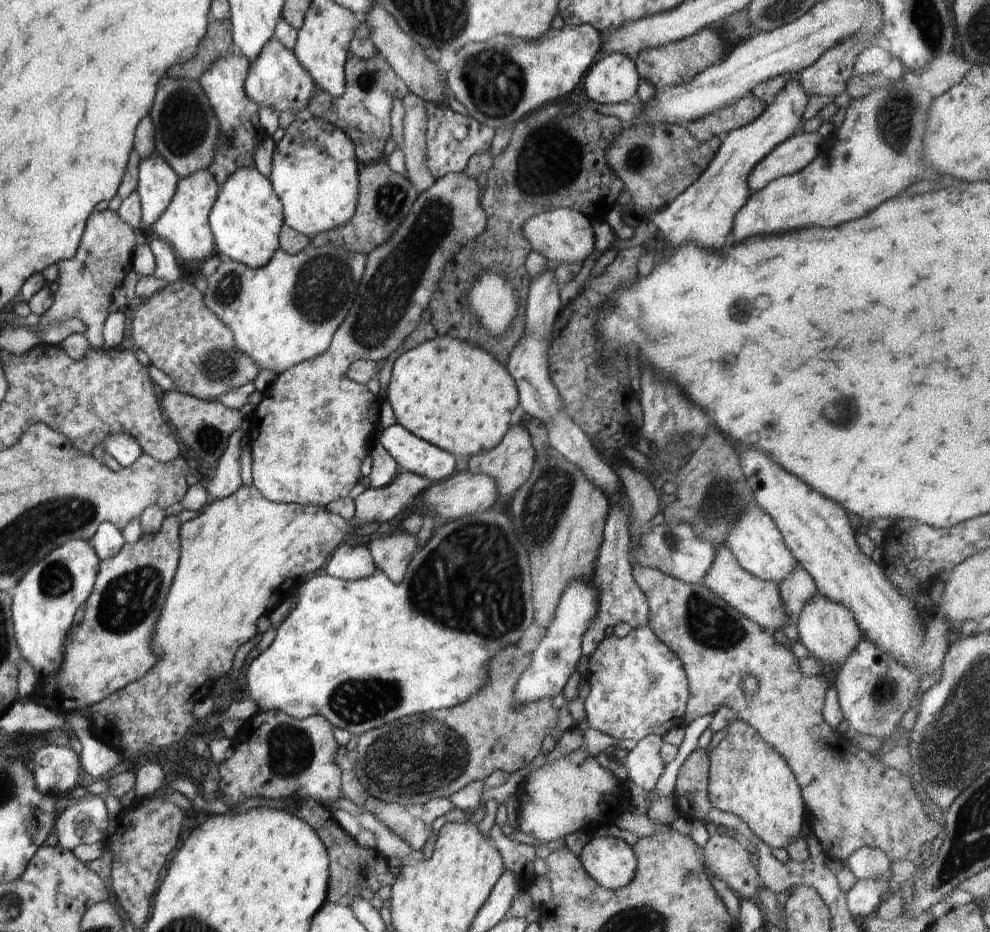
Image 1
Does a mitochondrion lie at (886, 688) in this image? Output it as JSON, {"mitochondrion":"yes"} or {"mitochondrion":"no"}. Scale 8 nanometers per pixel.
{"mitochondrion":"yes"}

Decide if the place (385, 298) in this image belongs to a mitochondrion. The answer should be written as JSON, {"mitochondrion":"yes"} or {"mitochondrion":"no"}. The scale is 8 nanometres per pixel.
{"mitochondrion":"yes"}

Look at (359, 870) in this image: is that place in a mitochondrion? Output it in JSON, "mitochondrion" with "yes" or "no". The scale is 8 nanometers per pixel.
{"mitochondrion":"yes"}

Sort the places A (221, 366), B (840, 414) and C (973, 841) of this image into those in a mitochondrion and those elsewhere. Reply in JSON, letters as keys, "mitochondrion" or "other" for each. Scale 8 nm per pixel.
{"A":"mitochondrion","B":"mitochondrion","C":"mitochondrion"}

